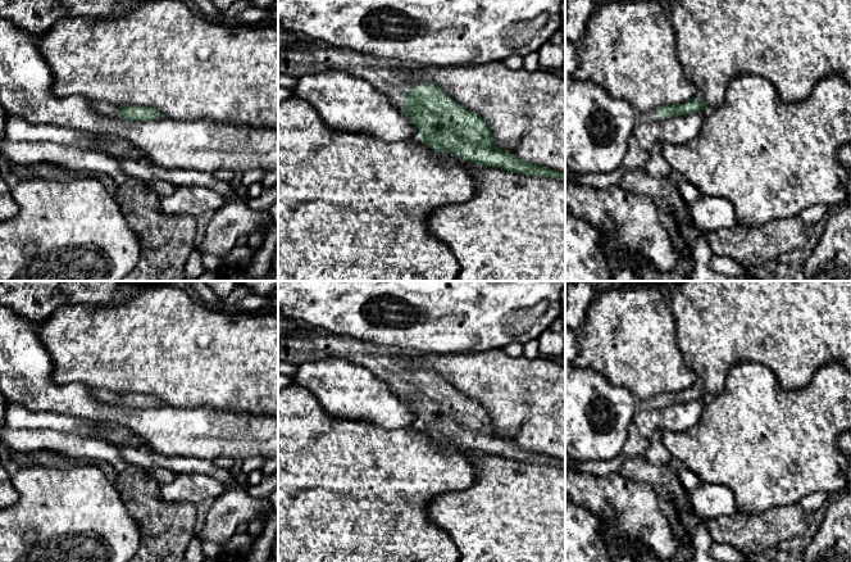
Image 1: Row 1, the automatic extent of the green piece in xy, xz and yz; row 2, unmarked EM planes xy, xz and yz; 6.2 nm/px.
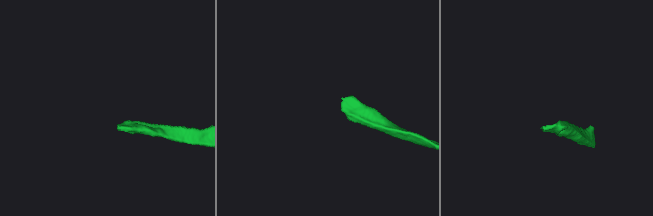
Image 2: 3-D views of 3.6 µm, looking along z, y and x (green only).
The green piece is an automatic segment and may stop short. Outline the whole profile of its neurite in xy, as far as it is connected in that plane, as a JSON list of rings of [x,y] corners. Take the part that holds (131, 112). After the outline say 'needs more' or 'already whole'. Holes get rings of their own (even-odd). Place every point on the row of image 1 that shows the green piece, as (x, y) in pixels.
[[[94,103],[92,109],[106,117],[119,117],[129,121],[153,121],[161,118],[161,113],[151,106],[118,106],[115,104],[109,103]]]; needs more

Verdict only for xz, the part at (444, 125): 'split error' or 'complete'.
split error

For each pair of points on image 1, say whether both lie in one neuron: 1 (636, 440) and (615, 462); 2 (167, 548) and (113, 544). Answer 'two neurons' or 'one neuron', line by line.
1: one neuron
2: two neurons

